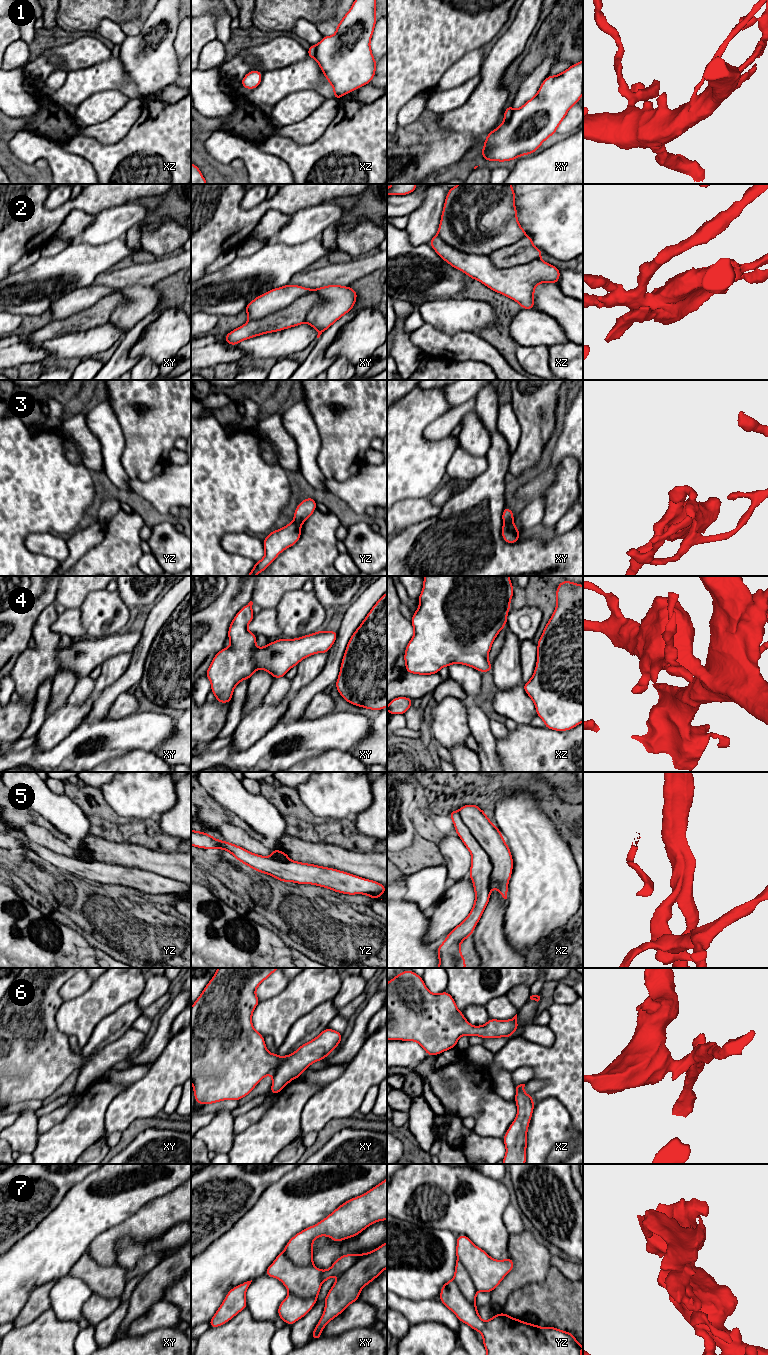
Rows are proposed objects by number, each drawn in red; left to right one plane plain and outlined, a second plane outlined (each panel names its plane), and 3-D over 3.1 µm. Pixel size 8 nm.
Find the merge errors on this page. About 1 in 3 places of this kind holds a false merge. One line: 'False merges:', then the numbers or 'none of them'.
False merges: 1, 3

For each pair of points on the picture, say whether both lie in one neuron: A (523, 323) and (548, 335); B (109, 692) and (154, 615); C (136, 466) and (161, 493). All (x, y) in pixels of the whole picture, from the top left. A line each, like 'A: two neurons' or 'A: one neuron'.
A: one neuron
B: one neuron
C: two neurons

